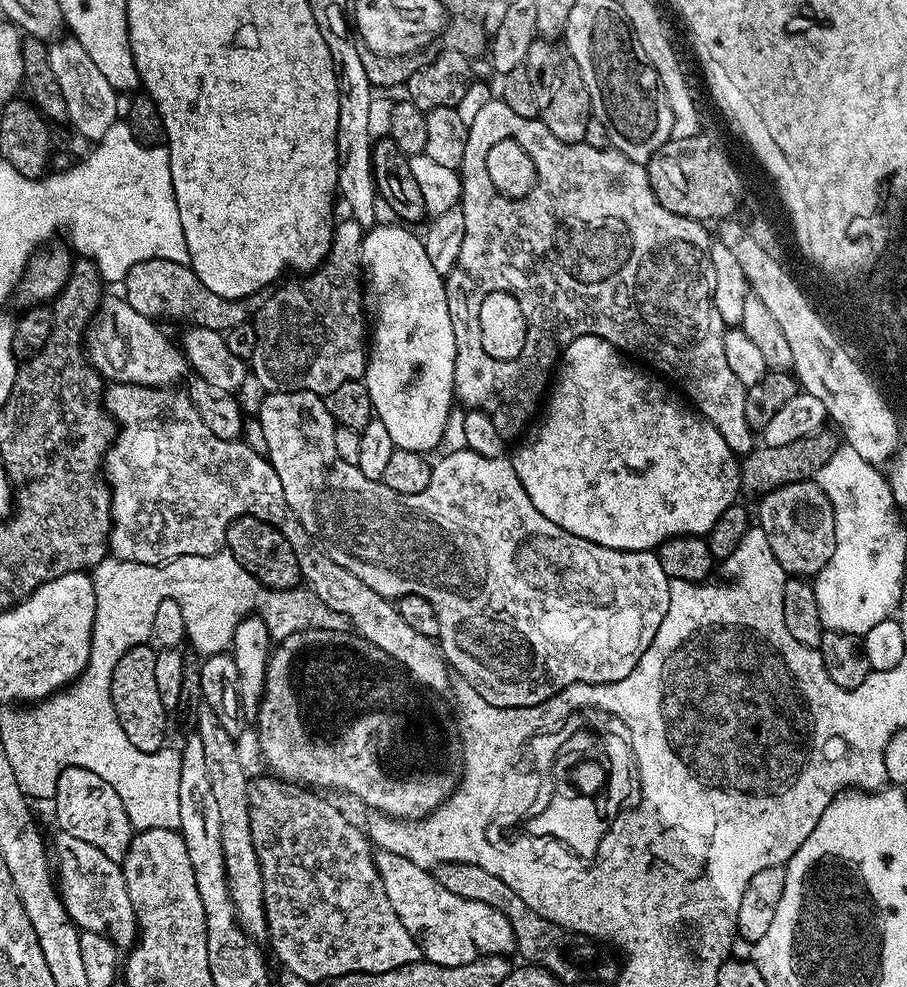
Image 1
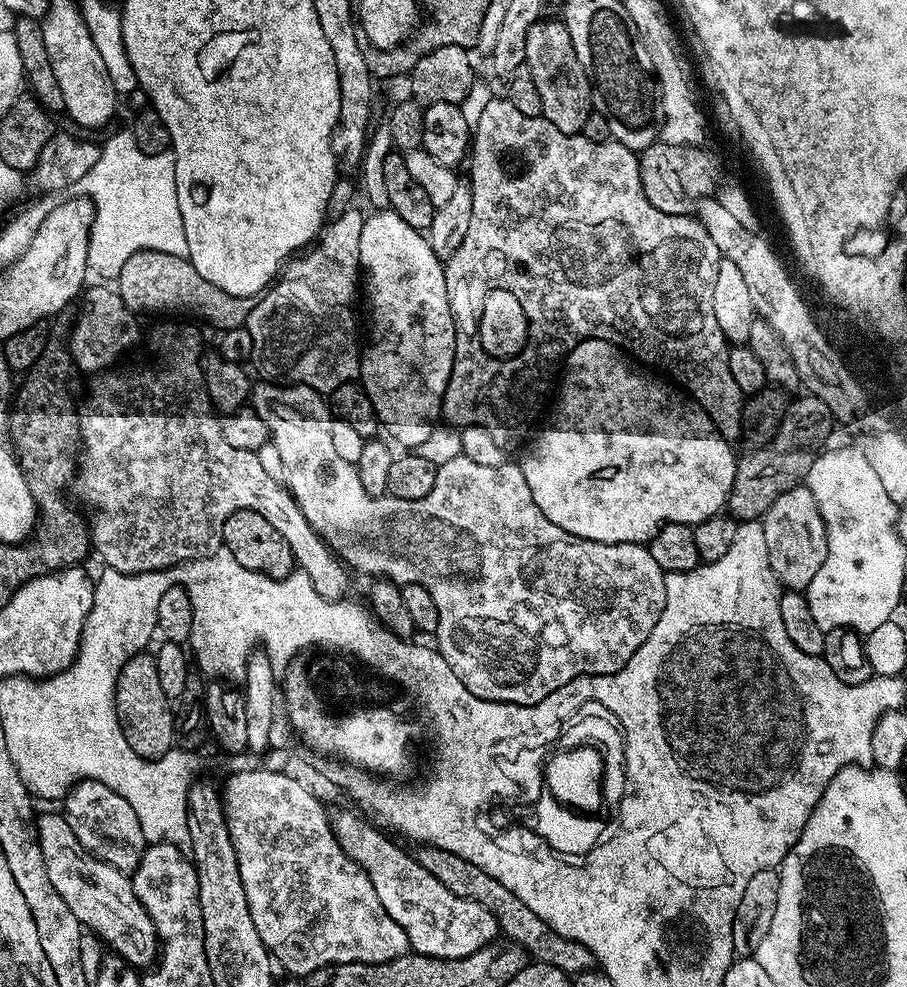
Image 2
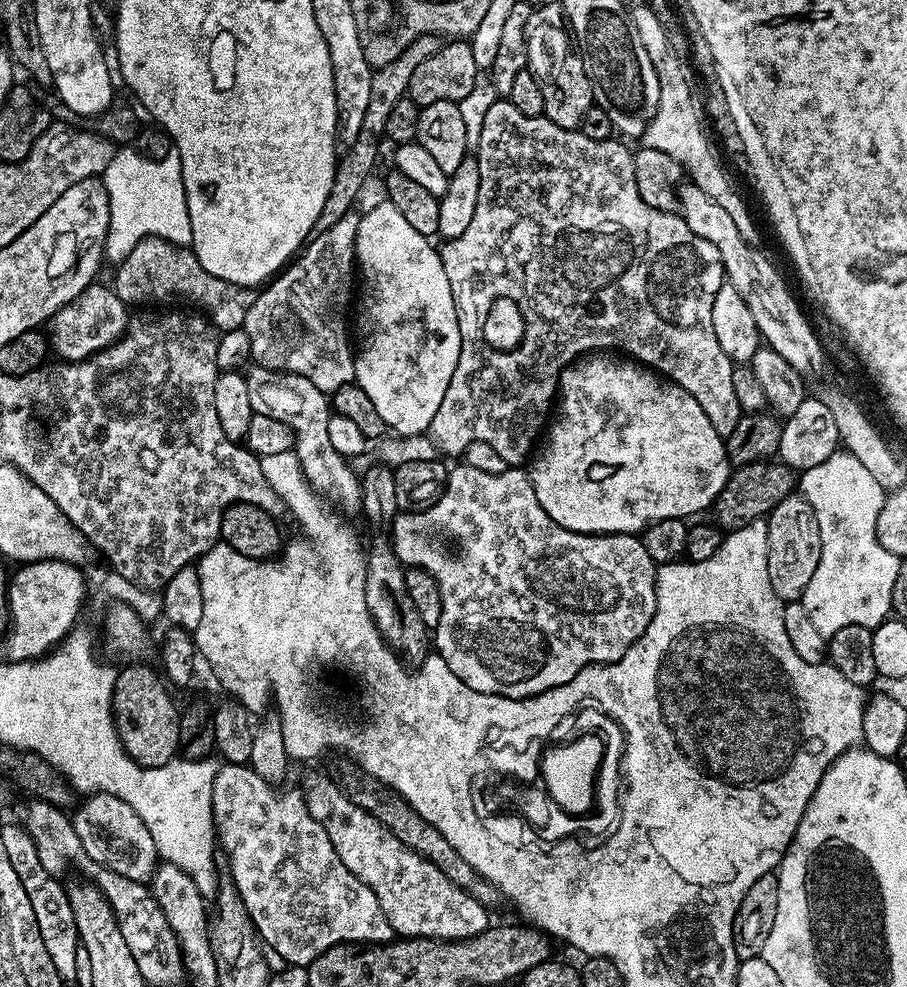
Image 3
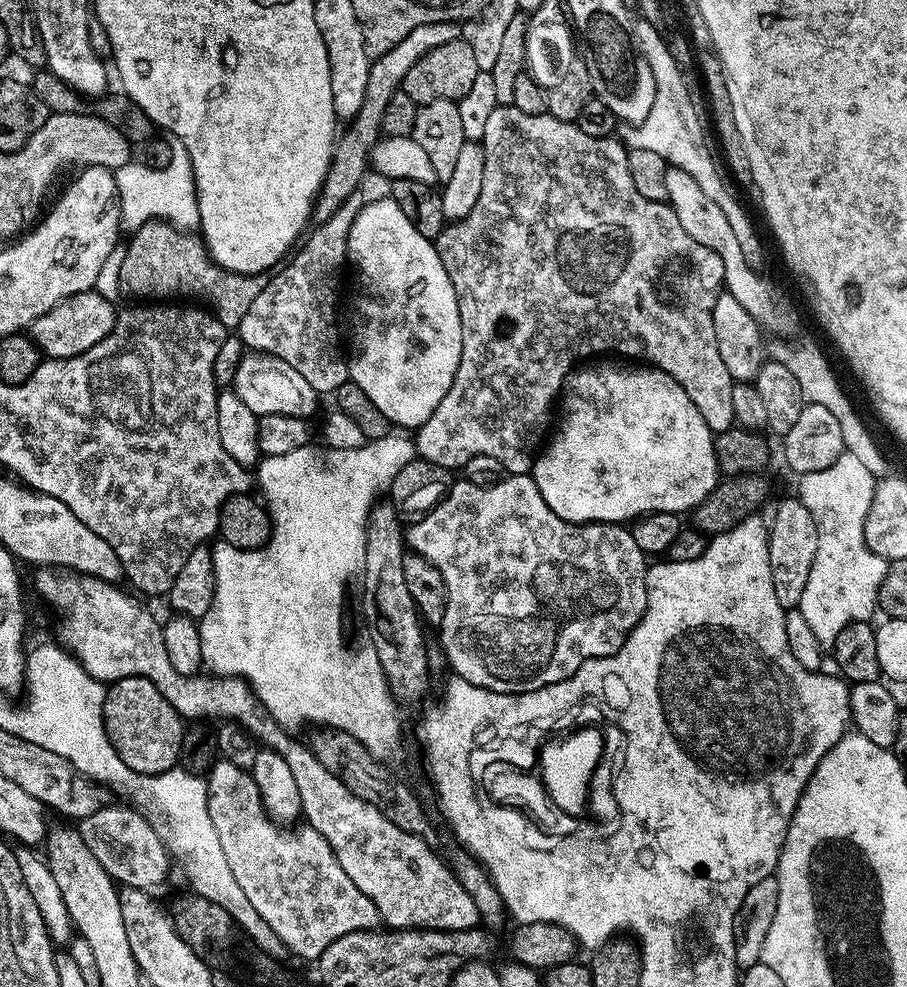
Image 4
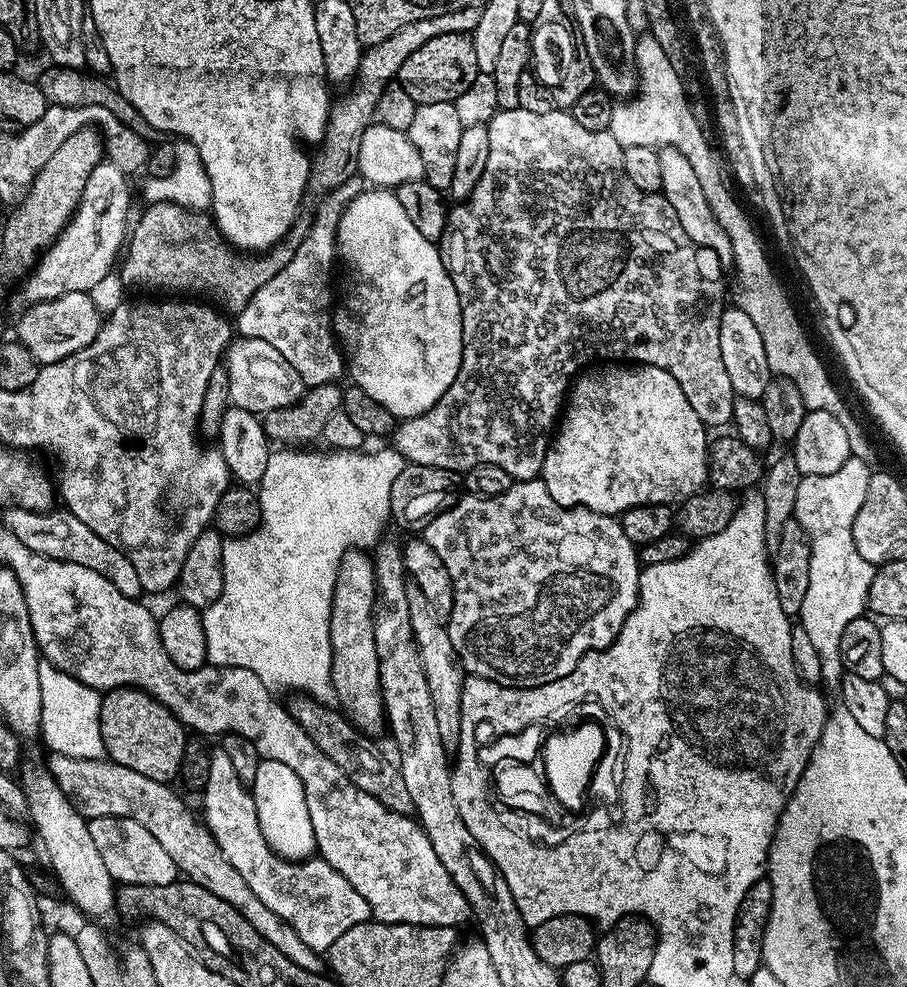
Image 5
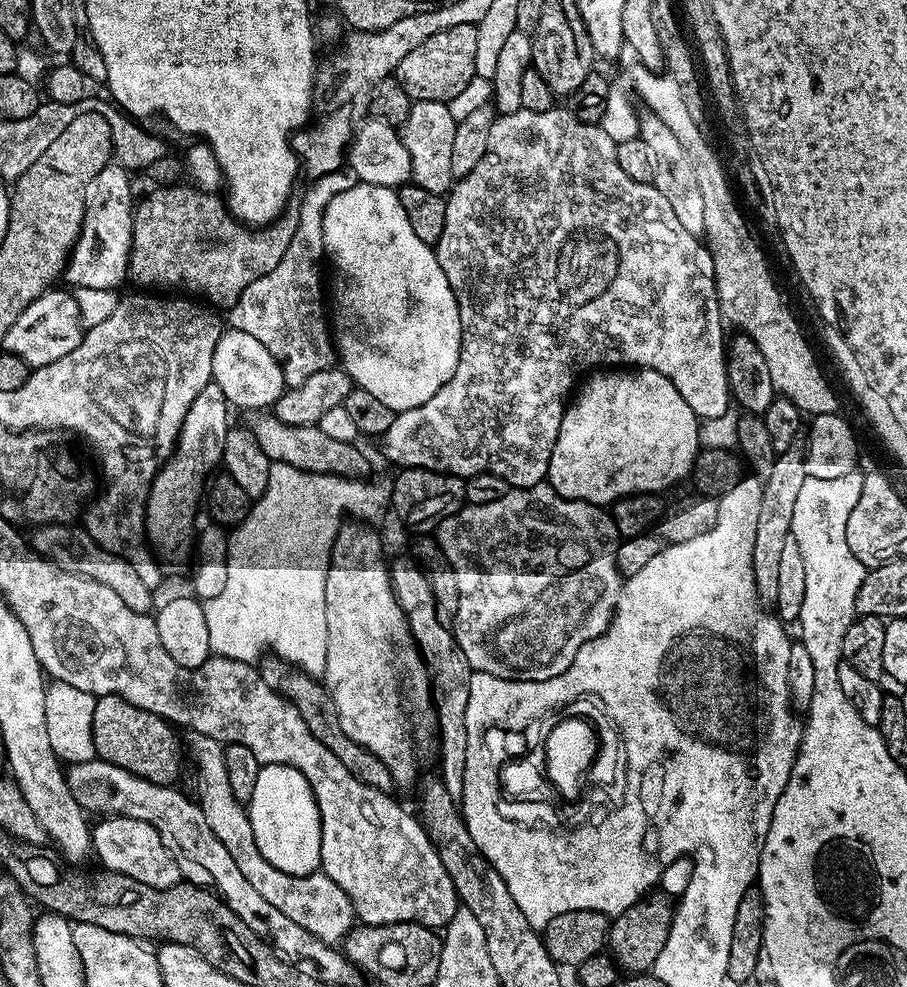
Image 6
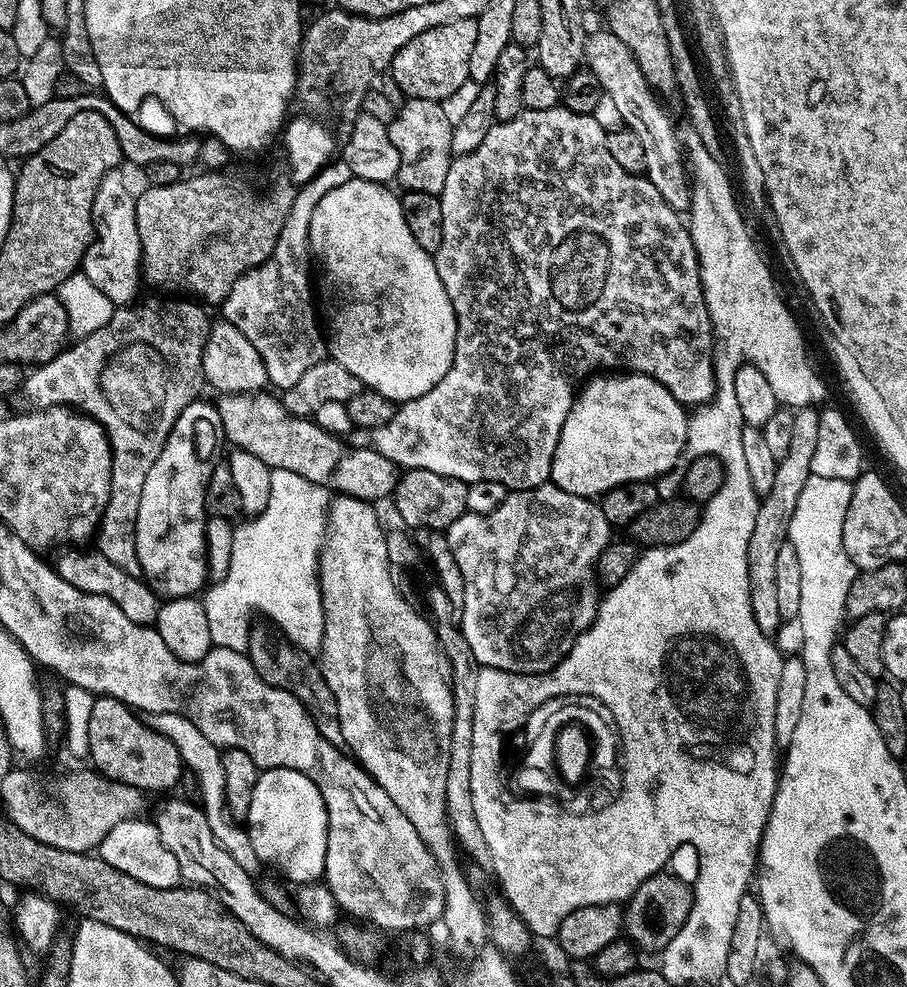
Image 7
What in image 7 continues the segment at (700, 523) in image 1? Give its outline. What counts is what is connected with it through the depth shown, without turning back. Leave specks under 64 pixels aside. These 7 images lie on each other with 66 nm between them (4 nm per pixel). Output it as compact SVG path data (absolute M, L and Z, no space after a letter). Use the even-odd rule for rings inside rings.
M631 370L593 375L579 389L562 426L558 450L554 450L551 483L575 496L599 498L608 489L625 484L628 480L655 481L655 476L670 471L679 462L680 455L685 455L688 417L685 405L680 404L678 398L674 398L674 394L670 394L670 390L666 390L666 386L662 386L662 382L653 376L643 376L641 372Z

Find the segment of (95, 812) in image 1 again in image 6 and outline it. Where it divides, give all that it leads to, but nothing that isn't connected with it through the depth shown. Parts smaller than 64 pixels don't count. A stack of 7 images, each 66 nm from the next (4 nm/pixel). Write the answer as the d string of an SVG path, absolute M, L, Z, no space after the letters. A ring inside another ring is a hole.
M125 816L104 818L99 822L100 825L92 828L92 852L104 863L101 865L107 871L126 874L138 882L146 882L146 886L155 888L169 888L181 883L178 862L174 862L170 850L166 850L154 826Z

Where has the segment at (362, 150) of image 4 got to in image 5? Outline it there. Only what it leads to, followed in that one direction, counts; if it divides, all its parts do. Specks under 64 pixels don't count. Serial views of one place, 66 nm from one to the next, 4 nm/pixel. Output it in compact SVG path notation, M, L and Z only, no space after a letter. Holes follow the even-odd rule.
M463 8L446 14L438 14L434 18L422 18L418 22L410 22L410 26L402 26L386 42L378 42L371 45L361 55L360 68L356 72L356 78L351 85L352 93L345 100L340 100L331 105L328 114L328 131L323 141L324 153L312 160L312 175L308 177L306 189L307 199L320 200L331 197L332 192L342 186L342 182L357 175L356 159L358 158L358 146L362 142L362 134L368 125L373 123L378 106L378 98L382 98L382 90L396 80L398 70L402 70L402 62L419 50L430 38L438 38L438 34L458 34L459 32L470 34L478 26L480 8Z

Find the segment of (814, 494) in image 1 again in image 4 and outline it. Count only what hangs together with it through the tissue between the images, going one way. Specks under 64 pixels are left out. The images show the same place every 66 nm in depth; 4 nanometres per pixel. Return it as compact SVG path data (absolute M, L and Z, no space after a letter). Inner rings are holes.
M799 498L784 500L776 508L772 520L770 516L770 527L768 529L768 553L770 554L770 578L774 578L774 594L778 602L786 610L797 607L802 598L802 590L806 590L806 582L810 582L810 570L814 566L814 558L818 554L818 530L810 510Z

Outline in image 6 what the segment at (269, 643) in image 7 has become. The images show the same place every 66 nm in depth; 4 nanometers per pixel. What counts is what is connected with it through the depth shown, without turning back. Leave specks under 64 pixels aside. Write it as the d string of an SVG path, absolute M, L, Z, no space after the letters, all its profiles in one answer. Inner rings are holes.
M271 654L265 655L259 661L258 667L260 677L266 682L266 686L273 688L279 696L283 696L289 704L294 705L298 714L302 714L306 726L310 726L312 737L322 742L322 746L326 746L326 750L330 750L330 754L334 754L334 758L338 758L338 762L342 762L342 766L346 766L346 770L350 770L354 778L358 778L363 784L369 784L372 788L377 788L379 792L393 791L394 781L384 763L373 752L358 746L358 742L346 738L346 730L342 730L342 722L338 722L338 710L334 706L332 695L319 679L306 675L300 668Z

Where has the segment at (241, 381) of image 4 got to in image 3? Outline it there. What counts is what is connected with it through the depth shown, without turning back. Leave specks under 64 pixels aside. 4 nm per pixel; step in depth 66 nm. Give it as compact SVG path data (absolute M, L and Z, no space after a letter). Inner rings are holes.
M252 366L249 372L246 372L248 389L250 390L250 406L253 413L257 416L269 416L278 422L291 428L294 433L294 451L296 457L300 459L300 465L304 471L304 477L308 479L308 484L316 491L316 495L323 498L329 505L337 509L345 508L346 511L352 512L361 507L360 502L360 485L361 481L352 473L353 466L347 459L340 456L330 444L329 431L327 430L328 417L330 415L330 400L325 392L318 390L314 382L310 382L301 376L295 376L292 372L278 372L275 368L261 368Z

